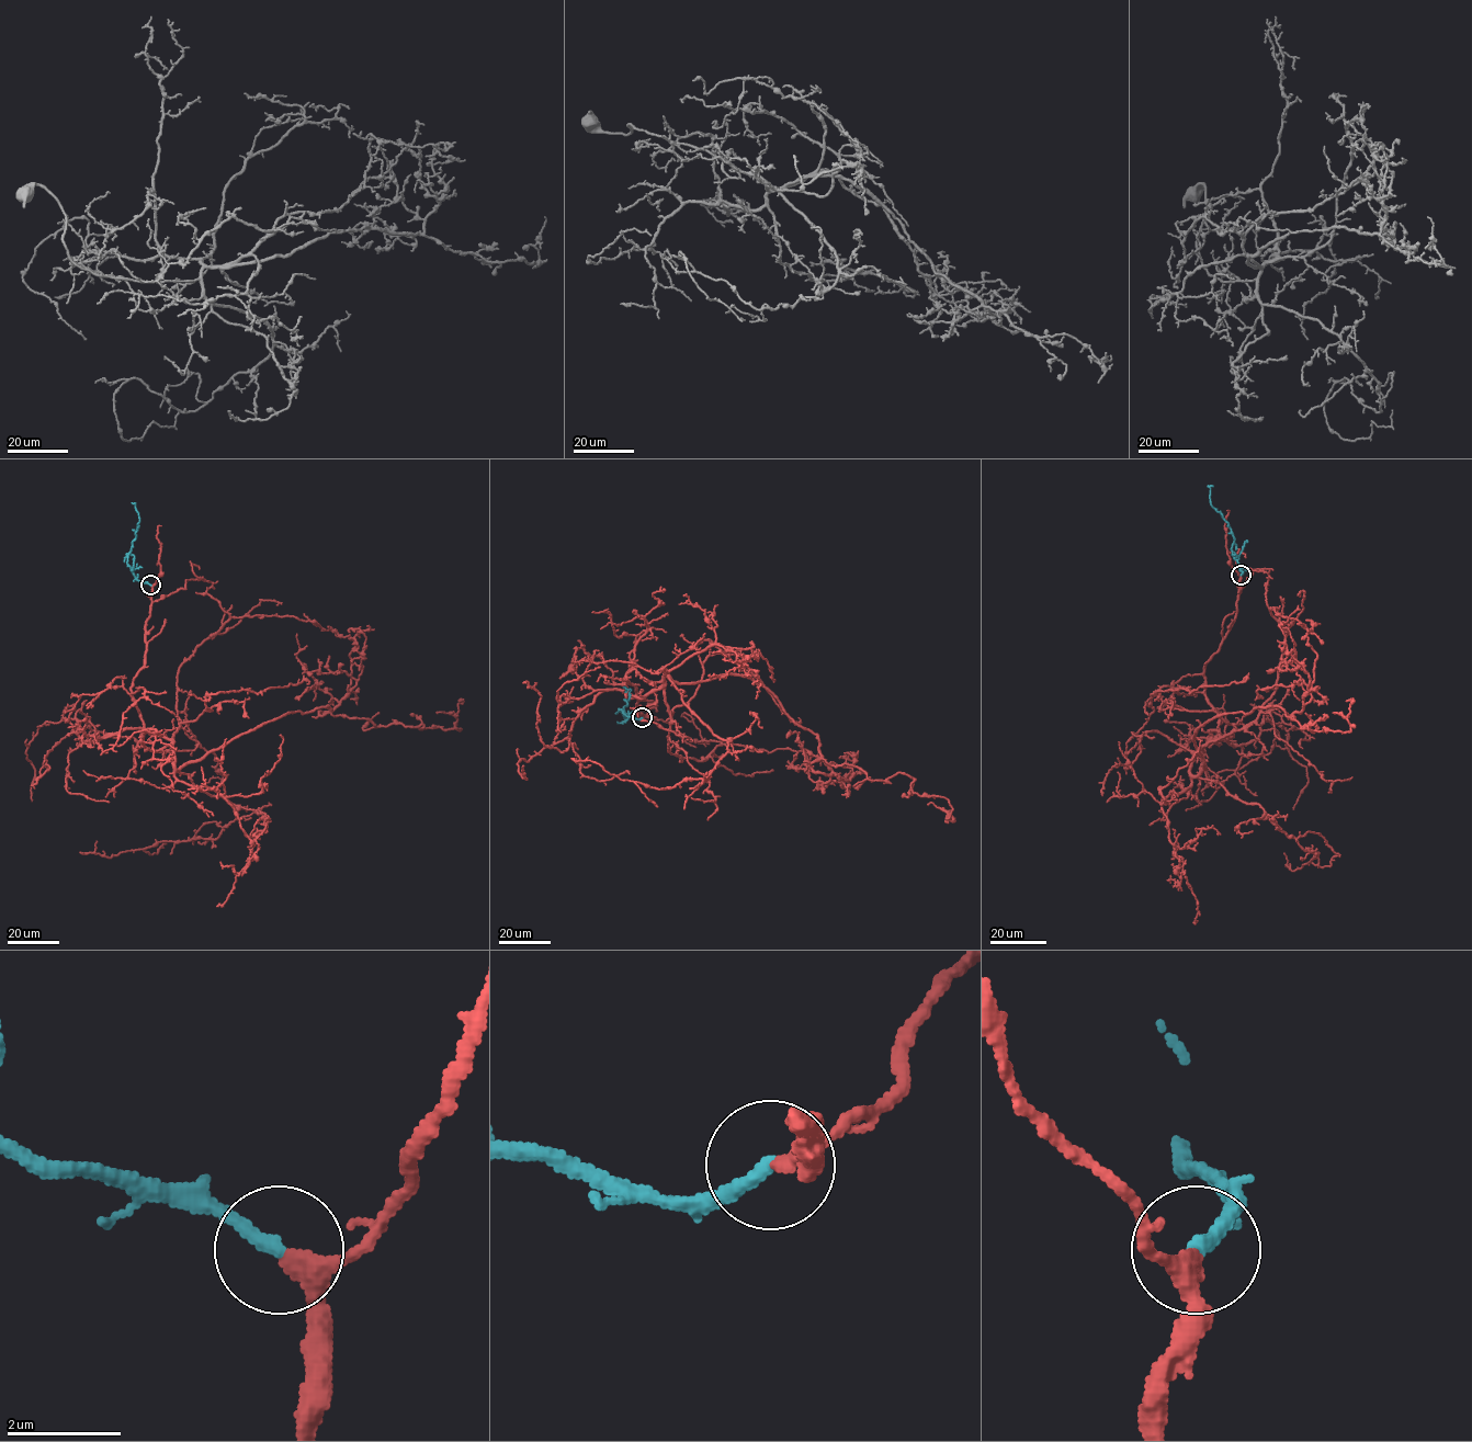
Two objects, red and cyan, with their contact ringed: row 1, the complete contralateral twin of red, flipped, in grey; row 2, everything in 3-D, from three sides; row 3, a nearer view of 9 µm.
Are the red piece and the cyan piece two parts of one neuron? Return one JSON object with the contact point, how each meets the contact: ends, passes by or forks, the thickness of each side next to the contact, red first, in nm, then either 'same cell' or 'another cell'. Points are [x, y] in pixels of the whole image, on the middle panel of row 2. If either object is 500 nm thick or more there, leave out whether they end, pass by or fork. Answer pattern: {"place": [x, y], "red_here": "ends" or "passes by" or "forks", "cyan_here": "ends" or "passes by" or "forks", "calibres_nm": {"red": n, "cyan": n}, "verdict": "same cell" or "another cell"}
{"place": [642, 717], "red_here": "passes by", "cyan_here": "ends", "calibres_nm": {"red": 280, "cyan": 280}, "verdict": "same cell"}

